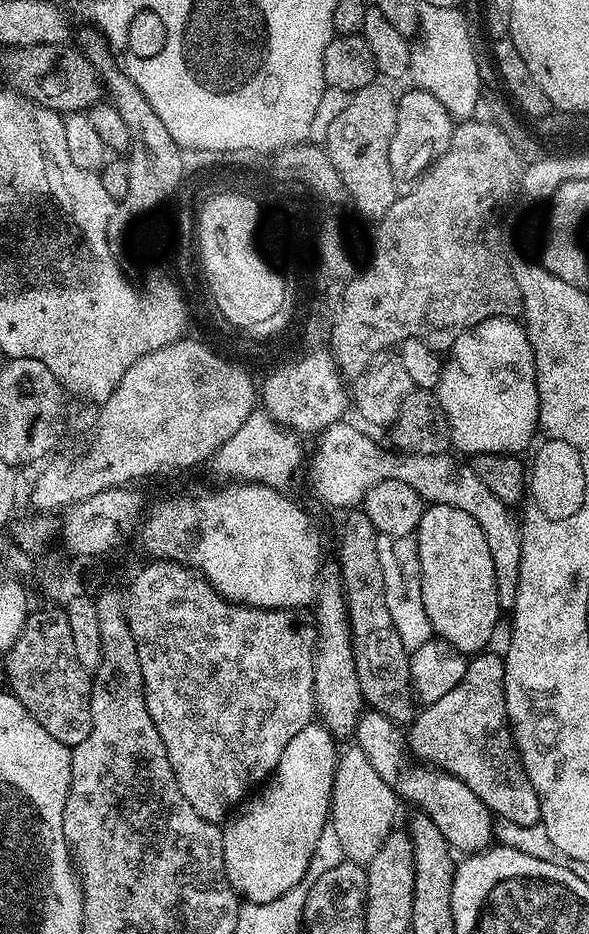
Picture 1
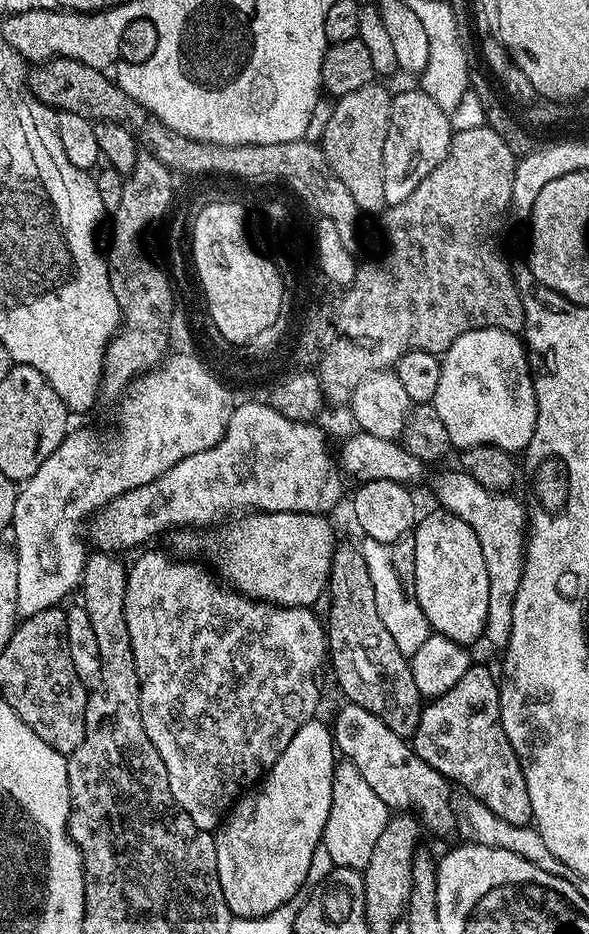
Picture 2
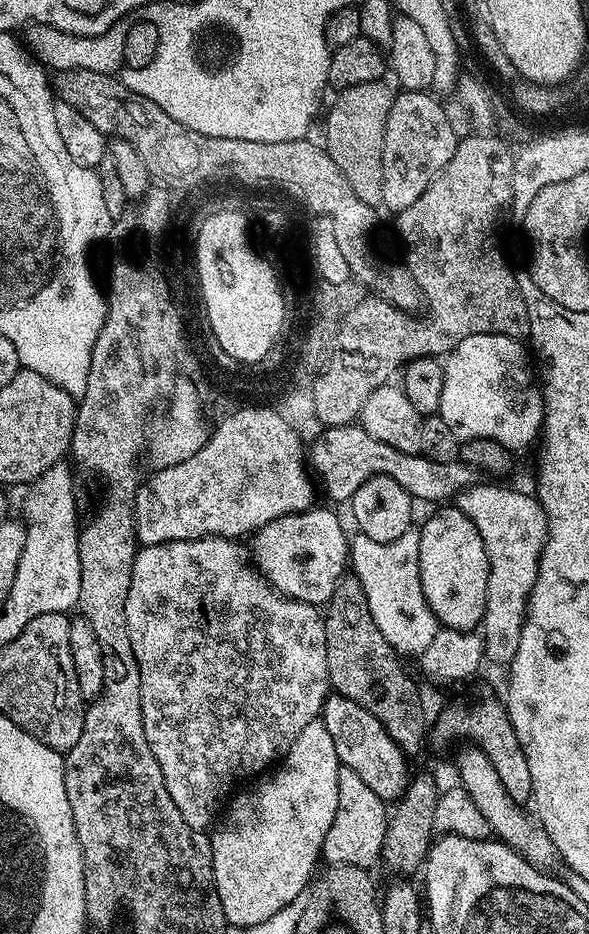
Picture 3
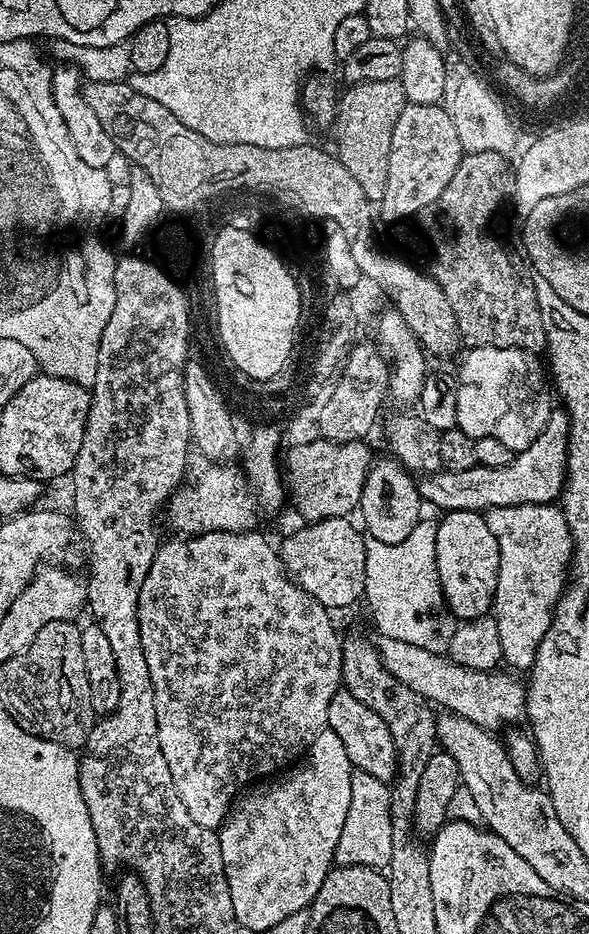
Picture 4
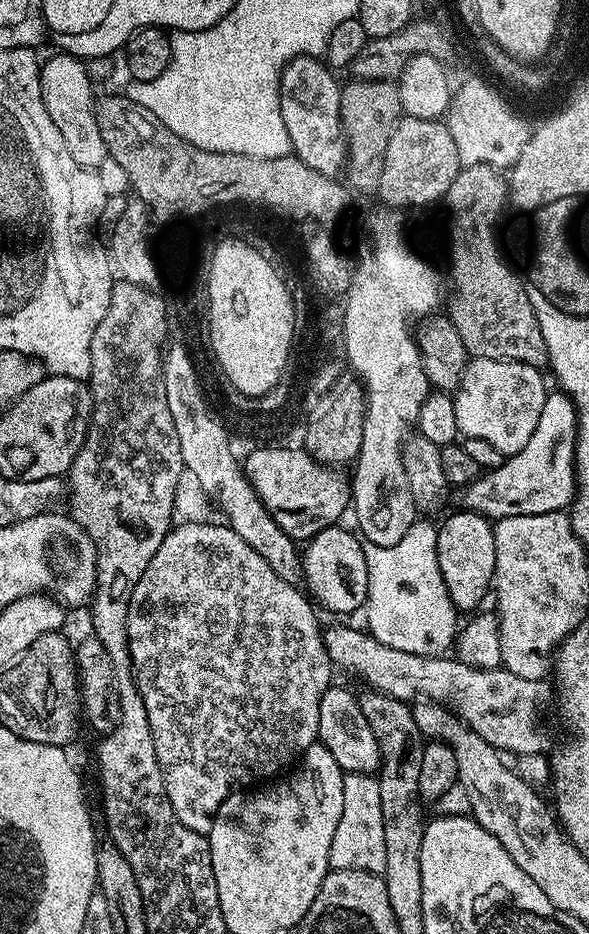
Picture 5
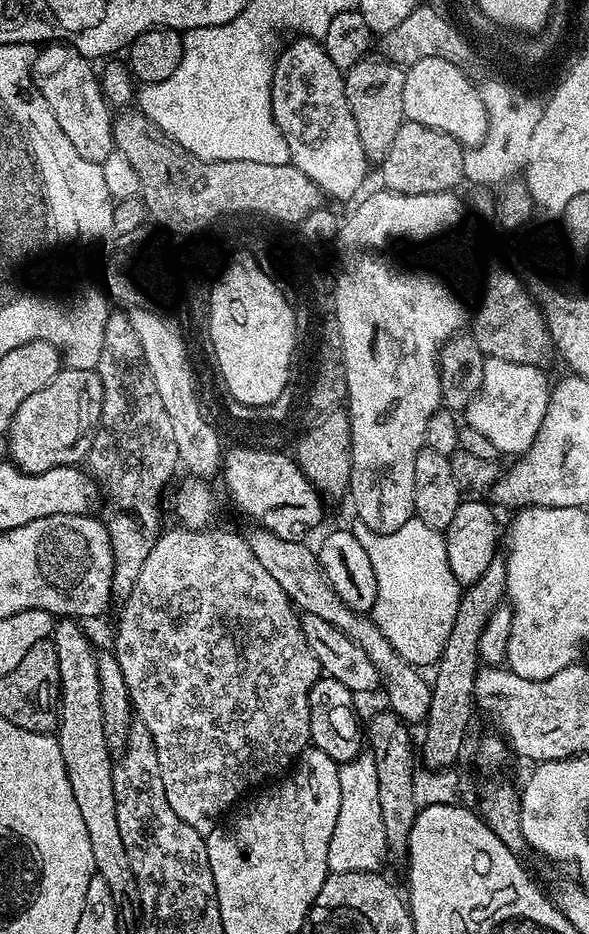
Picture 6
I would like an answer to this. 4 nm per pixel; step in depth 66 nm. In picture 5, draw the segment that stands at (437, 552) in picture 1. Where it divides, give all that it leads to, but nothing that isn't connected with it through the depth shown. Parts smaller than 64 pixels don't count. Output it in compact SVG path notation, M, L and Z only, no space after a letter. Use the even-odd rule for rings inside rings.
M459 510L439 525L436 534L438 566L446 582L446 590L452 599L452 605L461 613L471 613L479 609L484 595L489 595L496 574L496 547L494 546L493 525L489 517L479 512ZM471 608L474 608L471 610Z

